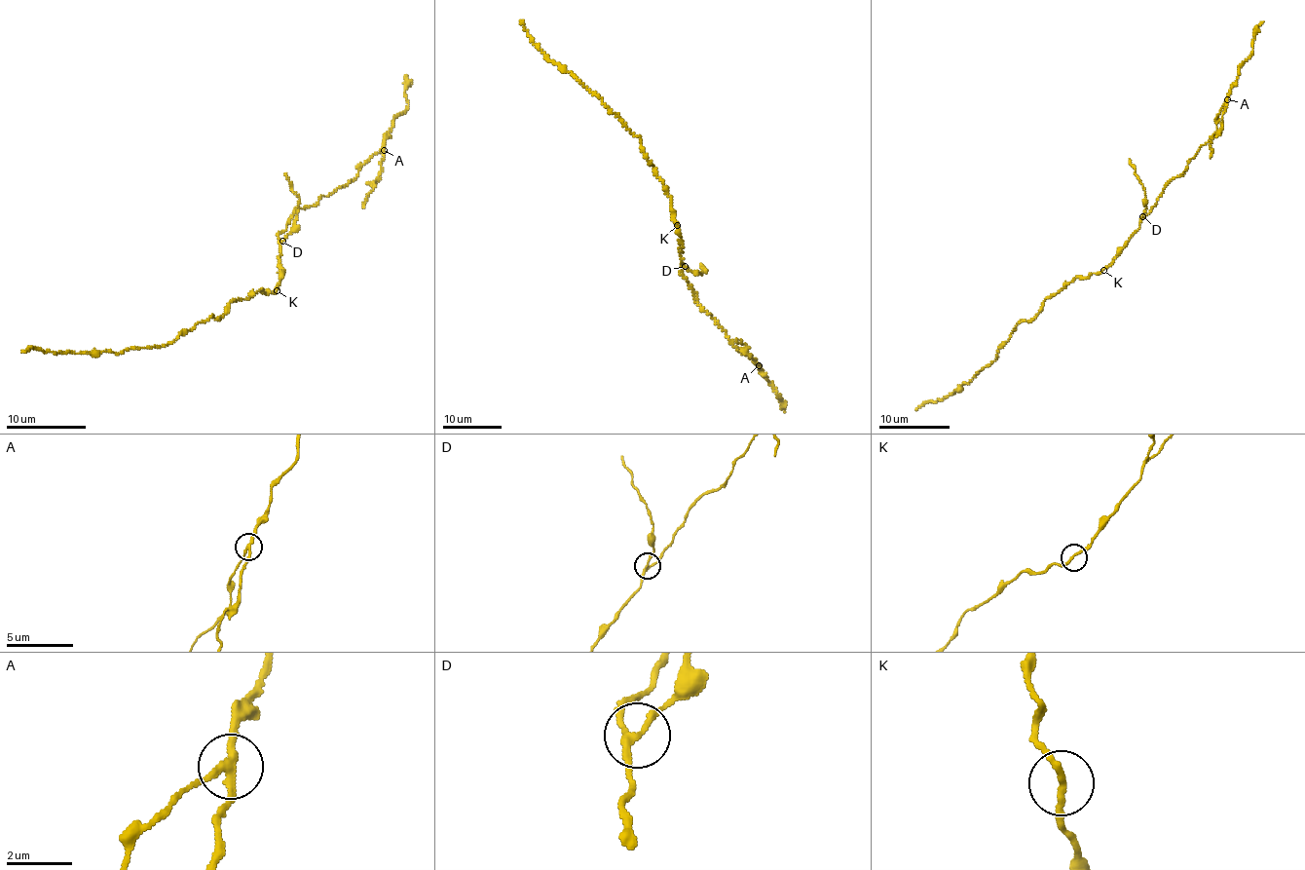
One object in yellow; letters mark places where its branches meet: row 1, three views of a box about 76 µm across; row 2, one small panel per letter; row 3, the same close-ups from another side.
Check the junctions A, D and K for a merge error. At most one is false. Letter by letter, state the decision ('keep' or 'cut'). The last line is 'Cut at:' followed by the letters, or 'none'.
A: cut
D: keep
K: keep
Cut at: A

